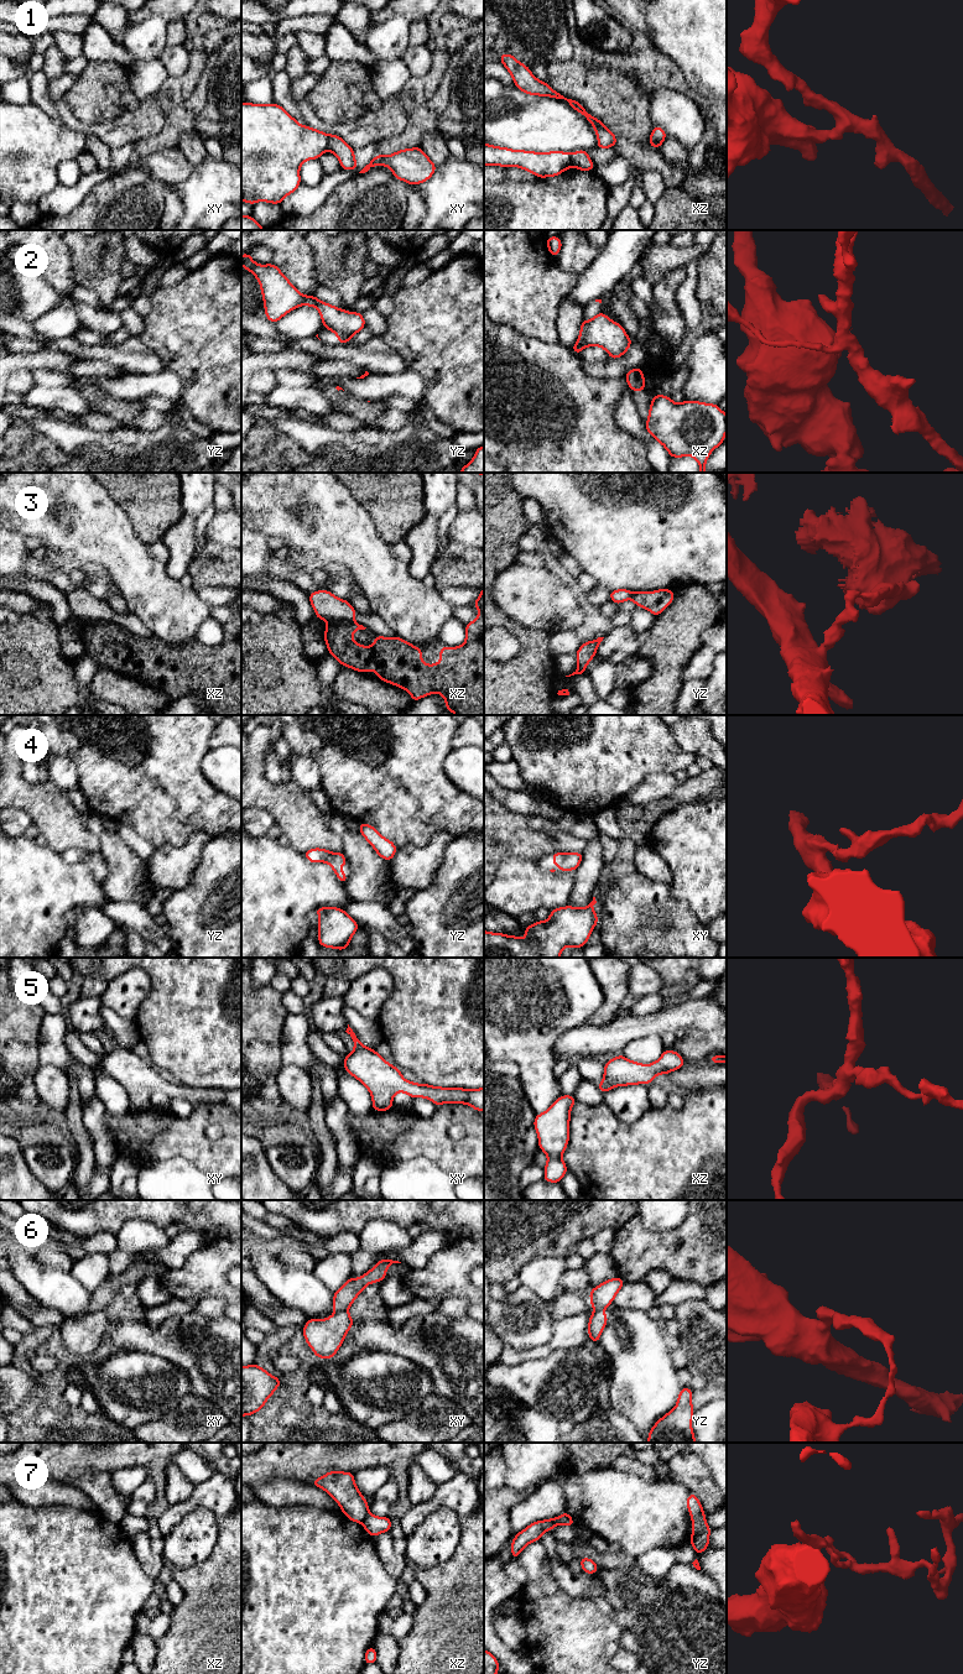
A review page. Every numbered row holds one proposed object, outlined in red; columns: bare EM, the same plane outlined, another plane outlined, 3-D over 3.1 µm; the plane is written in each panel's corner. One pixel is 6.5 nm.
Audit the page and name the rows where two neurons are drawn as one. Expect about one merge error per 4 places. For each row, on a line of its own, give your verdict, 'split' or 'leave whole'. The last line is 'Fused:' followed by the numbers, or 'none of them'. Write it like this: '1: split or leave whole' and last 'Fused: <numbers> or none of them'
1: split
2: split
3: split
4: leave whole
5: leave whole
6: split
7: split
Fused: 1, 2, 3, 6, 7

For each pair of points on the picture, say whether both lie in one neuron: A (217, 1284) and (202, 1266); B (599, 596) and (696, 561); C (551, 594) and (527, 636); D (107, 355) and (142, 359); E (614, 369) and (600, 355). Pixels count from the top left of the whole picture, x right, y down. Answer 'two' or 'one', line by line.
A: one
B: two
C: two
D: one
E: two

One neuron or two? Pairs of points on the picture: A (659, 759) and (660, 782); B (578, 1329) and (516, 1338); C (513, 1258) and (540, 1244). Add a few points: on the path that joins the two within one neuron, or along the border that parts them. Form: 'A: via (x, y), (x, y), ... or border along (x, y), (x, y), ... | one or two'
A: border along (672, 773), (649, 773), (635, 787) | two
B: border along (553, 1319), (551, 1338), (541, 1345), (526, 1349) | two
C: via (519, 1252), (527, 1244), (534, 1244) | one

